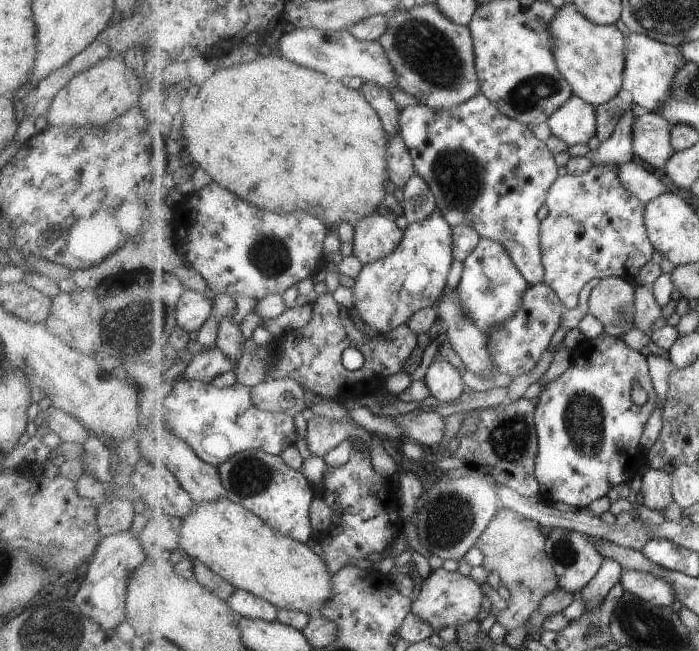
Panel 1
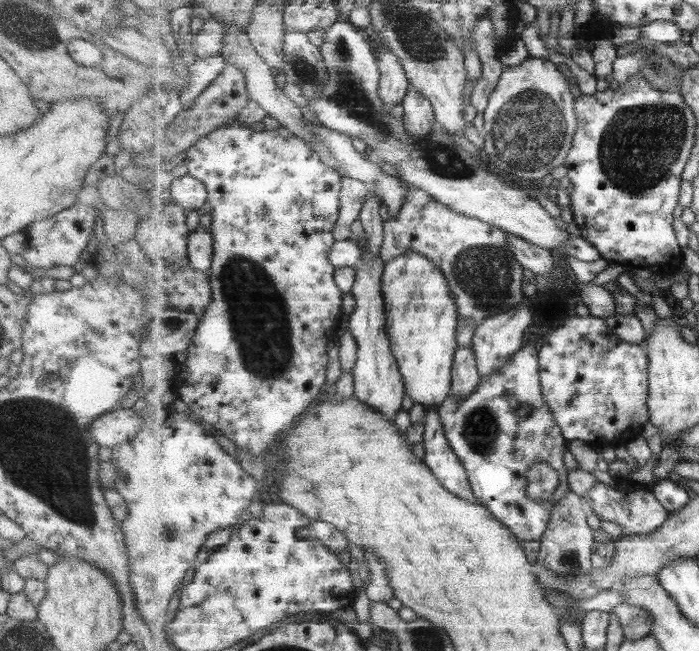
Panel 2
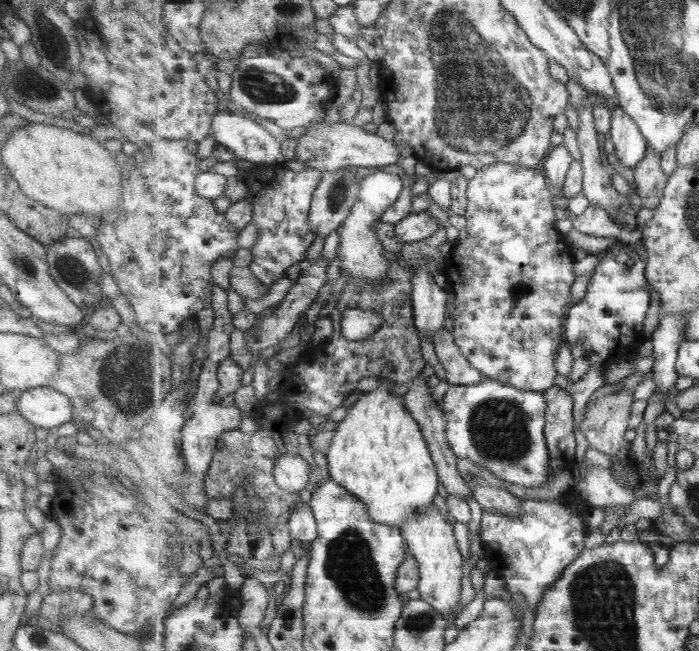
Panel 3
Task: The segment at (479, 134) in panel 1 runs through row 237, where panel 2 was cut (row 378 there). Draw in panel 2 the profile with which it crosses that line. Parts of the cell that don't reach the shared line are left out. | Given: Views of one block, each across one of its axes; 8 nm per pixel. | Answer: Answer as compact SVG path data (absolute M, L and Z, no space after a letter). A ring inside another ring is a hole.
M526 344L521 351L513 355L511 361L501 367L501 371L491 373L477 385L475 400L471 396L468 399L461 399L451 394L443 401L439 410L447 438L465 465L477 500L487 507L507 529L510 529L520 542L540 543L552 520L551 508L561 502L563 497L569 495L571 491L569 470L565 467L565 460L563 460L563 450L568 449L569 441L564 437L561 427L551 413L551 407L544 399L540 370L540 349L535 345ZM537 462L547 462L551 468L555 468L561 474L561 485L547 501L534 501L527 493L527 476L531 466Z

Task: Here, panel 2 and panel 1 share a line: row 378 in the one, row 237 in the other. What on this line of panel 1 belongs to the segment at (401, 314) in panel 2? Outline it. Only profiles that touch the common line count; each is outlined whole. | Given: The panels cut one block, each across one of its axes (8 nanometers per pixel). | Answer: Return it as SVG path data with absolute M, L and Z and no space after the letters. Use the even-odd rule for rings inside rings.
M440 211L435 212L424 221L409 224L401 244L395 252L385 258L366 264L355 279L353 287L355 310L360 318L378 334L390 337L393 330L407 325L409 319L420 310L435 307L445 294L448 276L454 263L453 227Z

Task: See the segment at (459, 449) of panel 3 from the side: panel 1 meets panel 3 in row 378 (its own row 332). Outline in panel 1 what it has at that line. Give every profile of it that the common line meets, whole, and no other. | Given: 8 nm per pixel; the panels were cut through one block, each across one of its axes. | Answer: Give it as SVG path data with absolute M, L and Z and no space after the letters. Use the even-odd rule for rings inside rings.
M482 237L477 248L464 260L464 273L456 289L460 292L462 309L489 336L519 312L529 285L509 249L500 242Z

